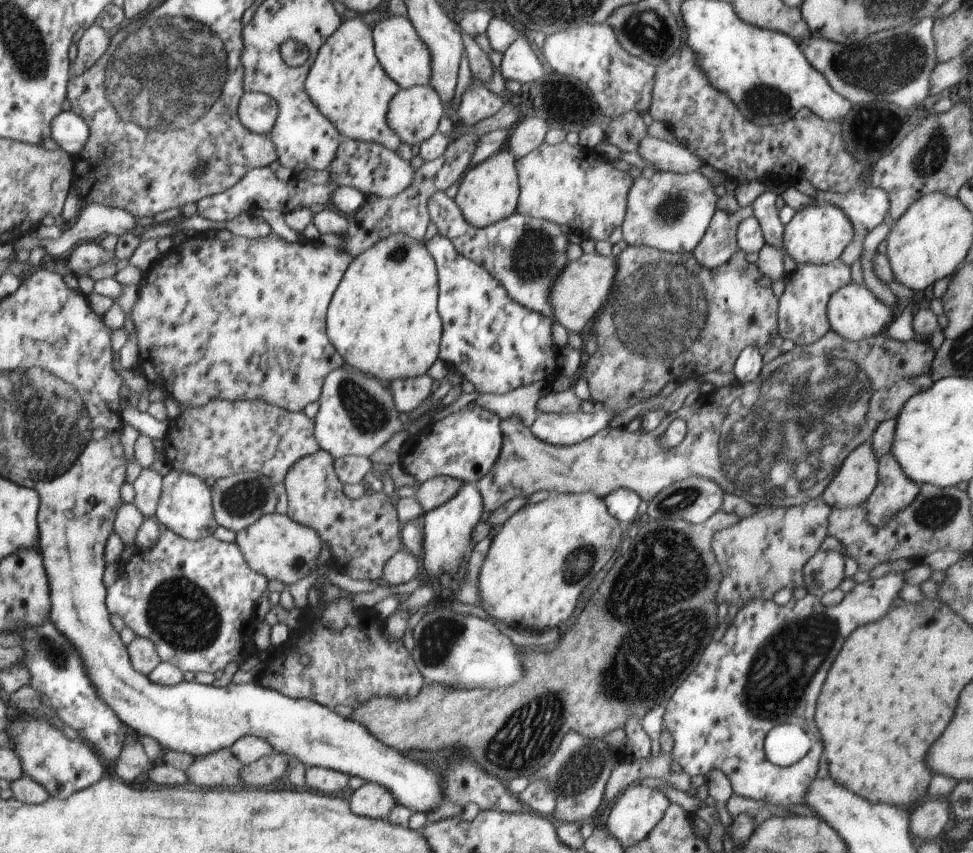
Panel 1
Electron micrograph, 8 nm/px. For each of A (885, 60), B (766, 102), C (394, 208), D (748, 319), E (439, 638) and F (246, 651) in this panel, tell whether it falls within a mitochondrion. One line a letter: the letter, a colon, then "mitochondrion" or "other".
A: mitochondrion
B: mitochondrion
C: other
D: other
E: mitochondrion
F: other

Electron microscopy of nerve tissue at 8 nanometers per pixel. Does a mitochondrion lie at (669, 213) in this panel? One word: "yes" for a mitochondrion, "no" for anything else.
yes

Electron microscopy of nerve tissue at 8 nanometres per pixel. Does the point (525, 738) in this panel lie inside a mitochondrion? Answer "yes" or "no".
yes

